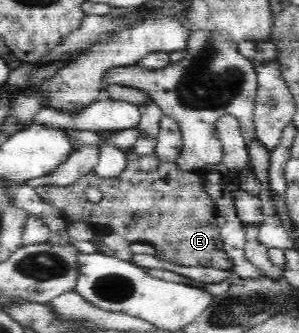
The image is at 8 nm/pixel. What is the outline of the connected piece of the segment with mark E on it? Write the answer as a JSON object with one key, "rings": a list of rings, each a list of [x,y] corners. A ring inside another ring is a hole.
{"rings":[[[134,146],[121,150],[125,154],[125,169],[115,177],[104,178],[96,174],[96,167],[91,167],[85,175],[69,184],[45,183],[35,187],[41,202],[46,207],[57,211],[65,223],[85,223],[94,236],[121,235],[135,245],[148,245],[156,252],[157,258],[179,265],[216,267],[221,270],[235,269],[233,257],[225,252],[225,243],[221,240],[220,209],[215,196],[208,191],[209,172],[203,170],[183,170],[175,160],[161,159],[159,155],[139,155]],[[87,187],[97,187],[102,193],[99,203],[89,201],[85,195]]]}

